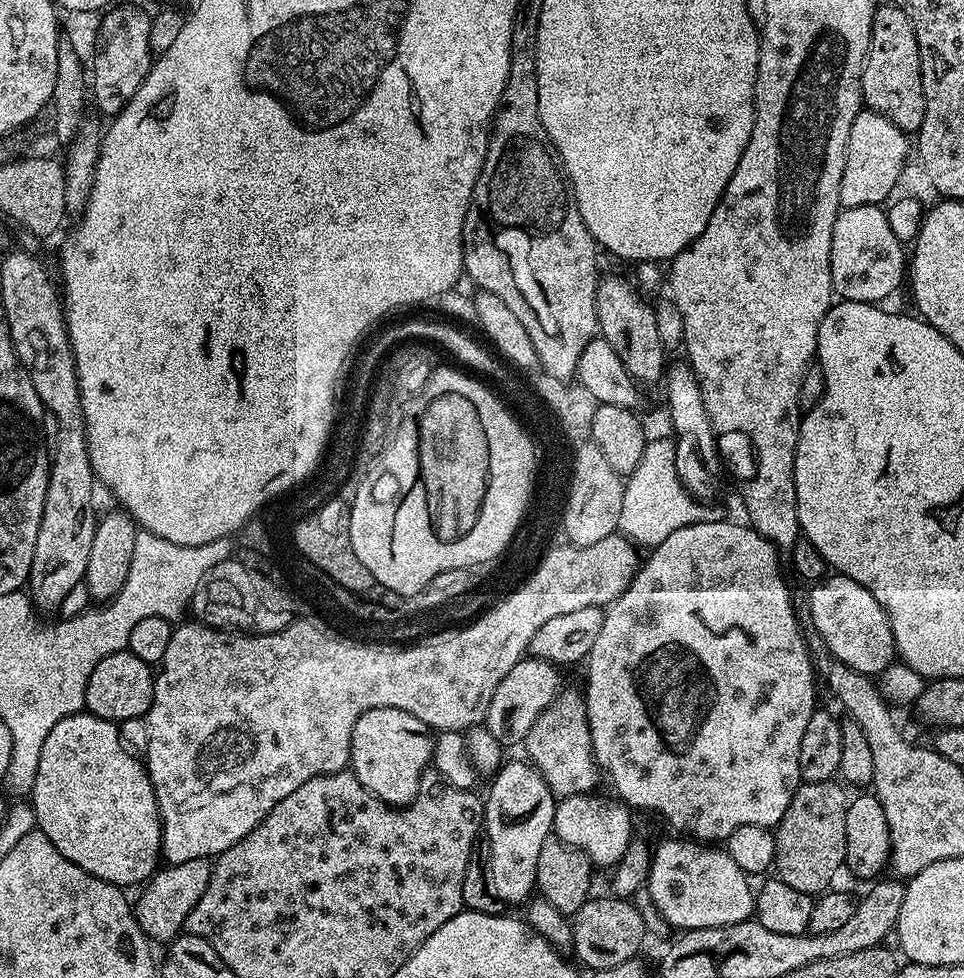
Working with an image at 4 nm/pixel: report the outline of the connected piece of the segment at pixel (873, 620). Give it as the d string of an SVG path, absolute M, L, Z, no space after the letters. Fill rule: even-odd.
M839 574L829 575L813 588L816 589L808 596L808 610L812 614L810 624L821 636L822 642L828 648L829 655L866 677L879 677L894 663L897 655L894 634L890 630L886 610L882 610L882 606L878 606L878 598L874 598L874 594L870 594L870 590L866 590L866 586L858 586L858 582Z

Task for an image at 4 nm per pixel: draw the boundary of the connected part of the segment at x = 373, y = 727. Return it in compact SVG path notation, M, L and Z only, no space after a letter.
M366 710L352 727L350 771L384 804L410 804L420 791L420 779L433 763L433 743L434 736L428 725L414 718L414 714L406 714L406 710Z

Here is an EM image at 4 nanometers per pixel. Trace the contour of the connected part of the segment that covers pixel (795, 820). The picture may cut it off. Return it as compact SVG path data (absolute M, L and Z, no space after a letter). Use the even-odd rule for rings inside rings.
M835 779L826 782L801 783L796 789L786 814L775 825L776 862L775 875L786 886L802 890L802 894L816 898L833 887L832 879L845 867L846 810L849 793L843 783Z

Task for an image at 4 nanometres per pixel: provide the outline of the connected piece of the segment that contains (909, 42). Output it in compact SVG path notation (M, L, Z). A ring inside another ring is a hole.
M895 2L881 3L874 14L868 56L864 59L864 72L860 76L860 91L863 103L871 111L882 114L906 134L919 133L922 118L926 114L926 98L922 94L922 66L918 58L918 38L914 34L910 18L906 18L906 10L902 10Z

